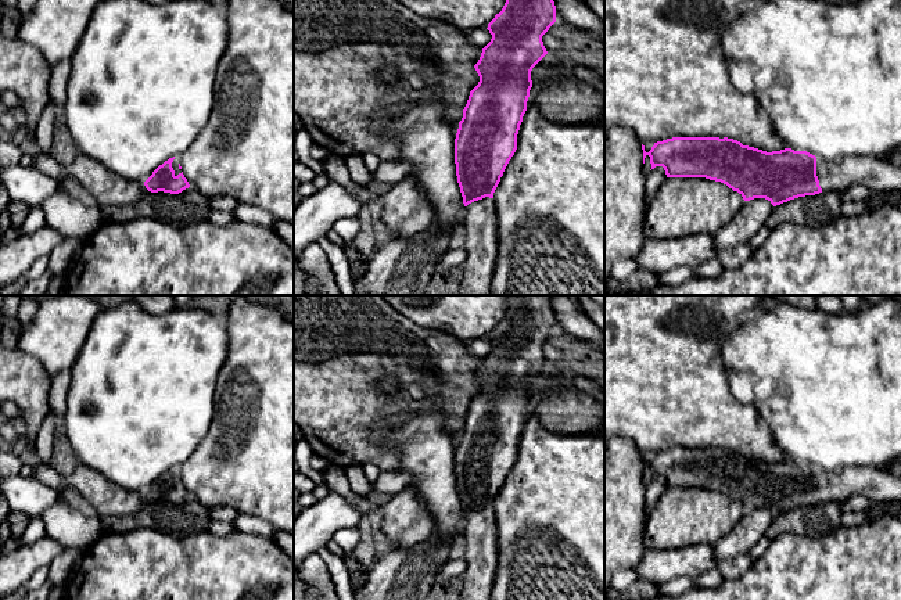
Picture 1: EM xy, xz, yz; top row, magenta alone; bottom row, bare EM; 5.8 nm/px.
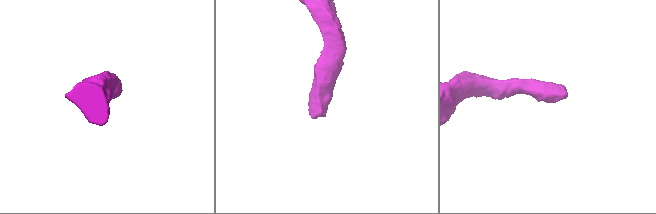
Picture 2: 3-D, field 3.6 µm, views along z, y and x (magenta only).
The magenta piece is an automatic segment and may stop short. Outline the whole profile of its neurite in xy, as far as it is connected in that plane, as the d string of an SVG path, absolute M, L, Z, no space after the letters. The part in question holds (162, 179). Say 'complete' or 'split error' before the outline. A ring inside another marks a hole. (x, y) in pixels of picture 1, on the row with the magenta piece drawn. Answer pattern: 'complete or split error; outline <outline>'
split error; outline M179 157L169 158L159 165L144 182L144 186L151 193L164 191L170 194L179 194L190 187L182 172Z

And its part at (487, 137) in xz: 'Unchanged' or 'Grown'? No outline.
Grown

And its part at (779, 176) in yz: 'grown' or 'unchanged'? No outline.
grown

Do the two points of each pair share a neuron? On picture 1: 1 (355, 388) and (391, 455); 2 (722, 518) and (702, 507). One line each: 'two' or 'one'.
1: one
2: one

